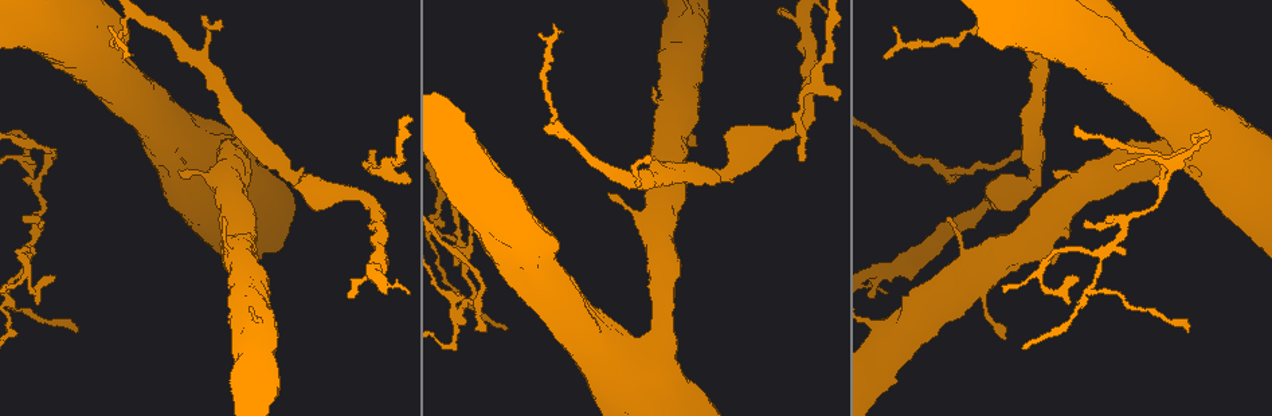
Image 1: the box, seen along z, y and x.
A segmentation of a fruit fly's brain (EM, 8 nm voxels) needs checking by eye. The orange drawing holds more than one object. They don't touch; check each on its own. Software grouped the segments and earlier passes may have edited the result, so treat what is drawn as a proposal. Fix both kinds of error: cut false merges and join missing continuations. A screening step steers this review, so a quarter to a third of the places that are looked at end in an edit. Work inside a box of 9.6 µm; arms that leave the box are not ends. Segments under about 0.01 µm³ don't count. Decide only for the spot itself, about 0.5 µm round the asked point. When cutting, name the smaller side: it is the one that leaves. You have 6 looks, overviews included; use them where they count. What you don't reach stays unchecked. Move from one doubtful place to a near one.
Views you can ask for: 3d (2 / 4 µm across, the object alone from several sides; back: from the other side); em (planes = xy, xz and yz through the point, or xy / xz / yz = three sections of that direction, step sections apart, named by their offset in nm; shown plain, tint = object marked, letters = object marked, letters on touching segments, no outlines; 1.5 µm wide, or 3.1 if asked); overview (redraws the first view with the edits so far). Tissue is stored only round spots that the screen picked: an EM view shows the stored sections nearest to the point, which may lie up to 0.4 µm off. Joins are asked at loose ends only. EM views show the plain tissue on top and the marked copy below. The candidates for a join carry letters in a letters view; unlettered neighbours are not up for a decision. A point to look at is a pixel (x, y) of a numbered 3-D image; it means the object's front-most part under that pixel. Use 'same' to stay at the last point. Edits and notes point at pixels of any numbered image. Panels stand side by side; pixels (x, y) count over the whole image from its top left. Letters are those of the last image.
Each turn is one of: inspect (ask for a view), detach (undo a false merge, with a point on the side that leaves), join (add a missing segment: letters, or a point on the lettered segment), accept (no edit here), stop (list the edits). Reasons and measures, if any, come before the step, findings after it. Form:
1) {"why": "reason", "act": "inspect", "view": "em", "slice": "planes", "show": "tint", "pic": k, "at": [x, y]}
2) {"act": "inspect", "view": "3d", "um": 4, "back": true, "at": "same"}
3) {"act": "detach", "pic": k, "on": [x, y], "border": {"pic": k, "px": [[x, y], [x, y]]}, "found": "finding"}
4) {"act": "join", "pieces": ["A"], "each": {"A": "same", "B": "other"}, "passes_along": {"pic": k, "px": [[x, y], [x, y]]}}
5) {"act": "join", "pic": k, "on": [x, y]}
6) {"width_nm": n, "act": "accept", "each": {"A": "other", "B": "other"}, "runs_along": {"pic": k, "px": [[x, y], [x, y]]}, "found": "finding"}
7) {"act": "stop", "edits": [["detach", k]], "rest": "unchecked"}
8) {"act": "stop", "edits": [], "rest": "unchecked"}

{"why": "an open end", "act": "inspect", "view": "em", "slice": "planes", "show": "letters", "pic": 1, "at": [219, 19]}

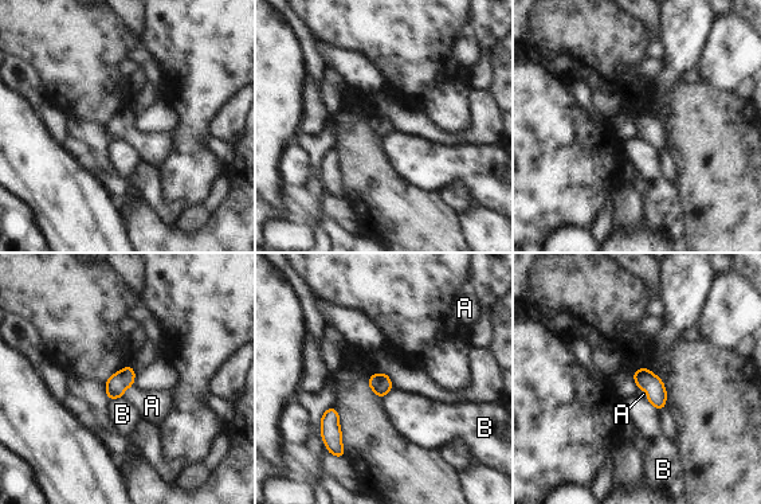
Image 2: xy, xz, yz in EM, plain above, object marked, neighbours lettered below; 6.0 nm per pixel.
{"width_nm": 120, "act": "join", "pieces": ["A"], "each": {"A": "same", "B": "other"}, "passes_along": {"pic": 2, "px": [[117, 383], [125, 389], [152, 406]]}, "found": "the cell continues"}

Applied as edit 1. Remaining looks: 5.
{"why": "redraw", "act": "inspect", "view": "overview"}

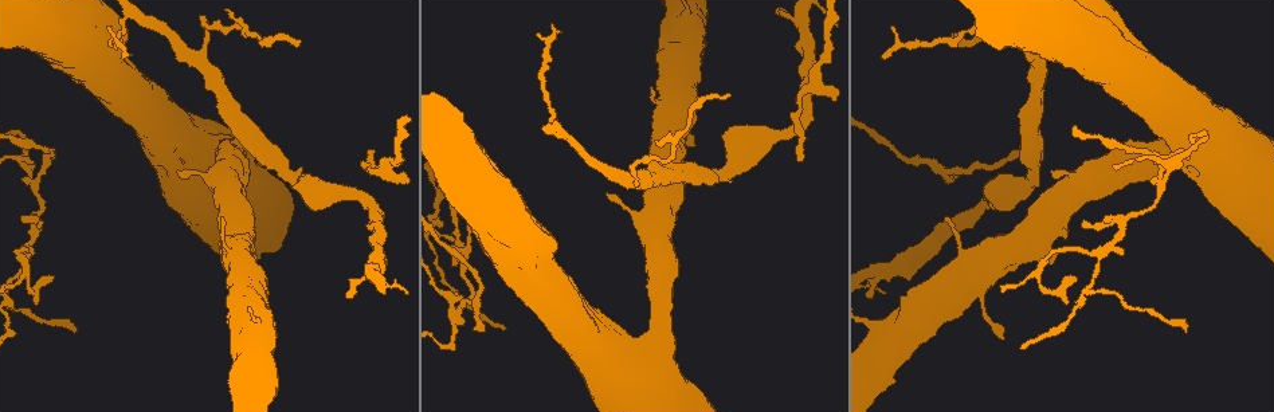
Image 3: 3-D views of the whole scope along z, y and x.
{"why": "thin end", "act": "inspect", "view": "em", "slice": "yz", "step": 8, "show": "letters", "pic": 3, "at": [300, 42]}

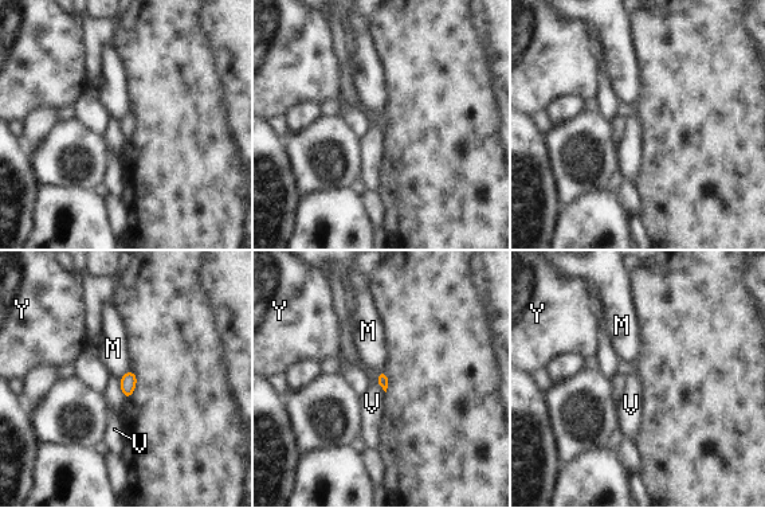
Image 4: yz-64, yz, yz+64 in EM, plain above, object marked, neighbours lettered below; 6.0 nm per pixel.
{"longest_contact_nm": ["V", 90], "act": "accept", "each": {"M": "other", "V": "other", "Y": "other"}, "border": {"pic": 4, "px": [[376, 380], [385, 391]]}, "found": "none of them fits"}

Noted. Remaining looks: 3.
{"why": "thin end", "act": "inspect", "view": "em", "slice": "yz", "step": 4, "show": "tint", "pic": 3, "at": [1186, 332]}

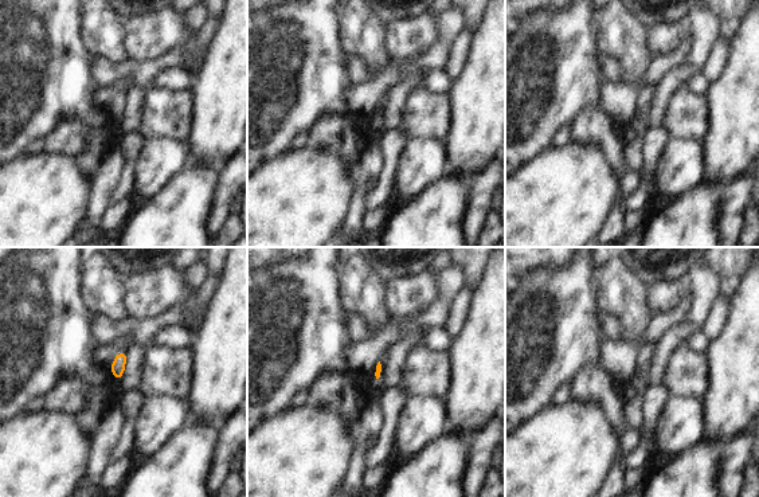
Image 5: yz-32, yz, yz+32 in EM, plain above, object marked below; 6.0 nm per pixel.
{"why": "cut it another way", "act": "inspect", "view": "em", "slice": "planes", "show": "letters", "at": "same"}

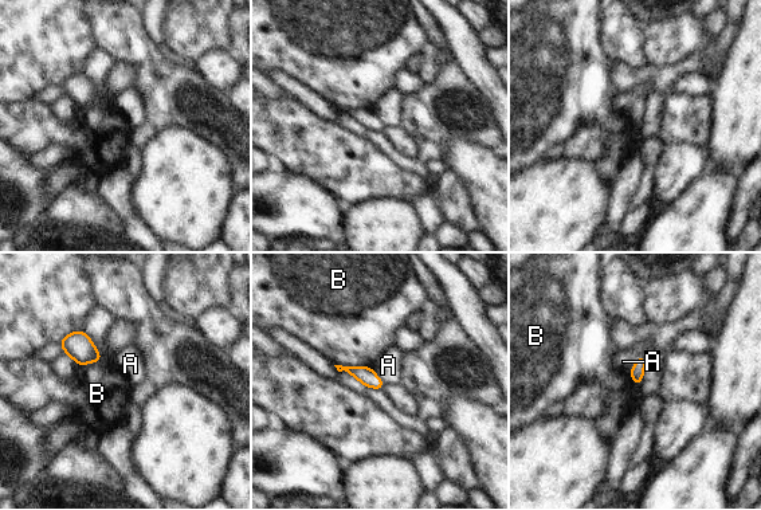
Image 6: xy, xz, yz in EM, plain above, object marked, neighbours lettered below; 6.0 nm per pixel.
{"width_nm": 80, "act": "accept", "each": {"A": "other", "B": "other"}, "border": {"pic": 6, "px": [[79, 330], [90, 338], [99, 361]]}, "found": "none of them fits"}

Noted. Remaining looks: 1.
{"act": "stop", "edits": [["join", 2]], "rest": "unchecked"}

